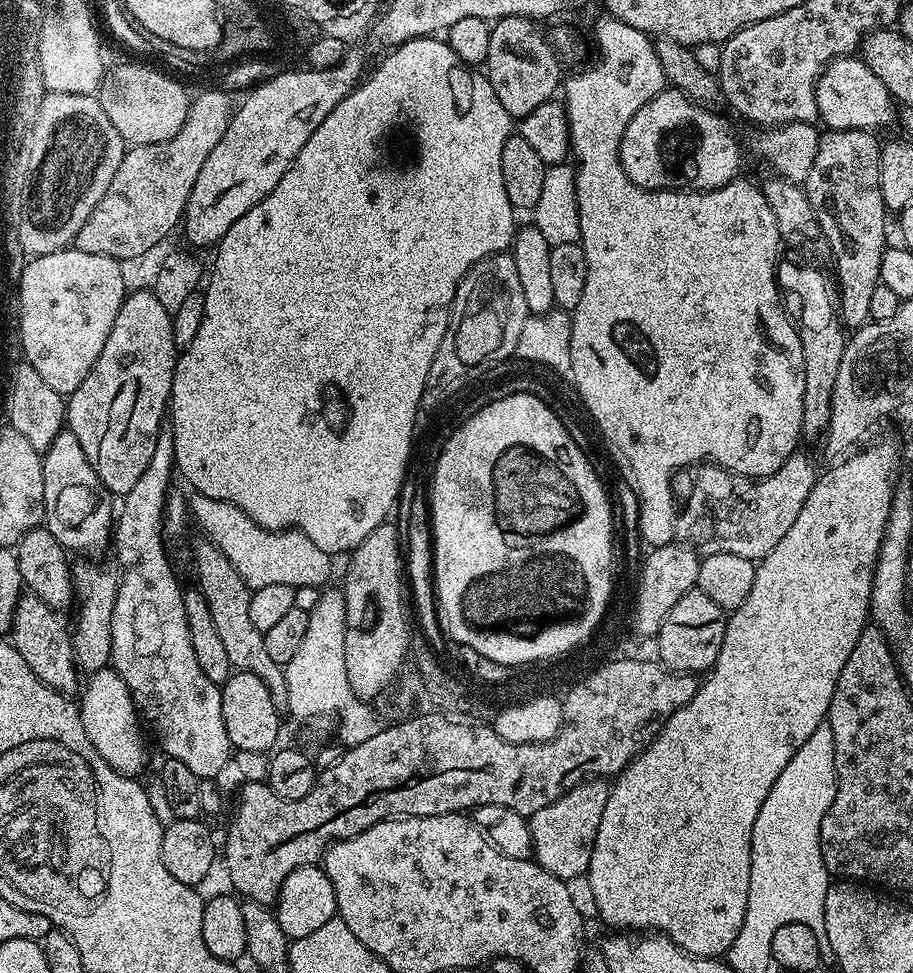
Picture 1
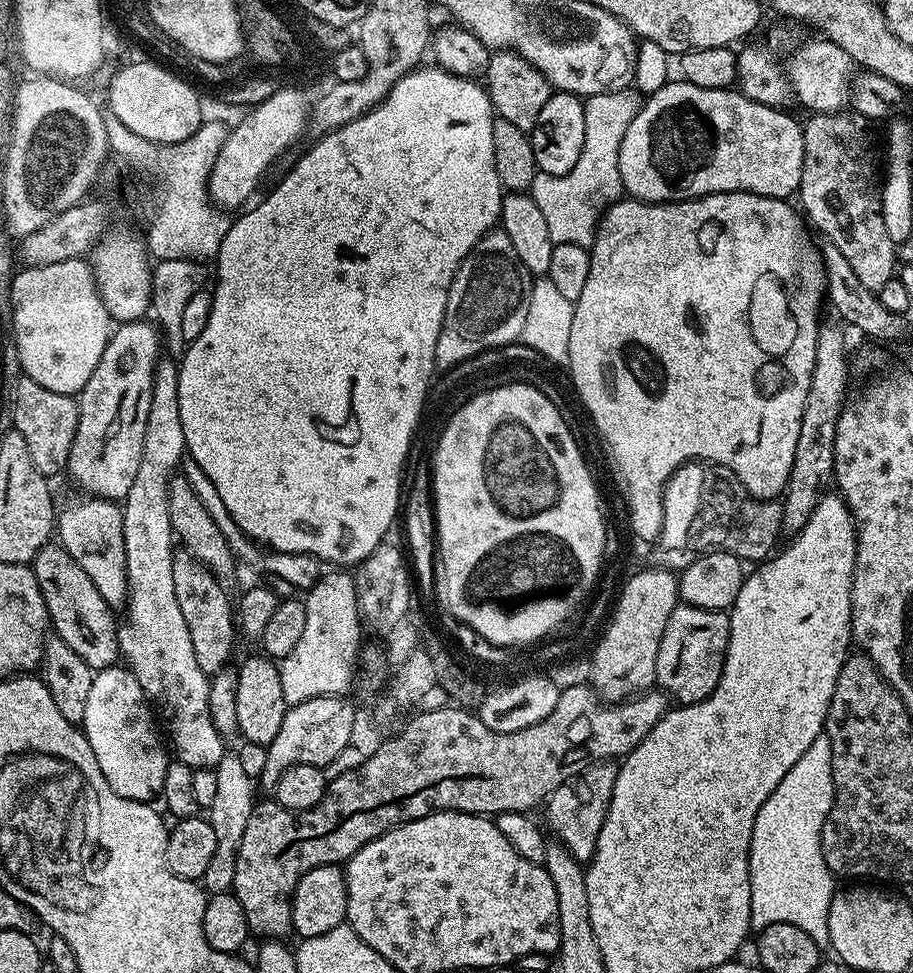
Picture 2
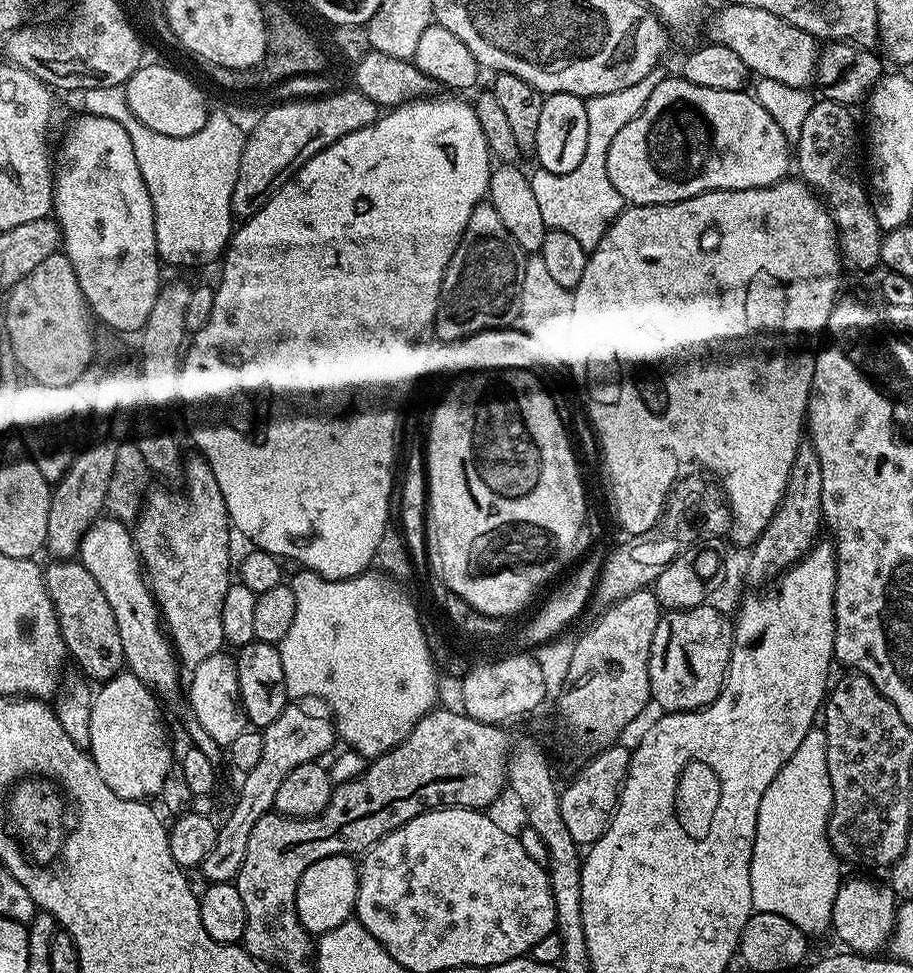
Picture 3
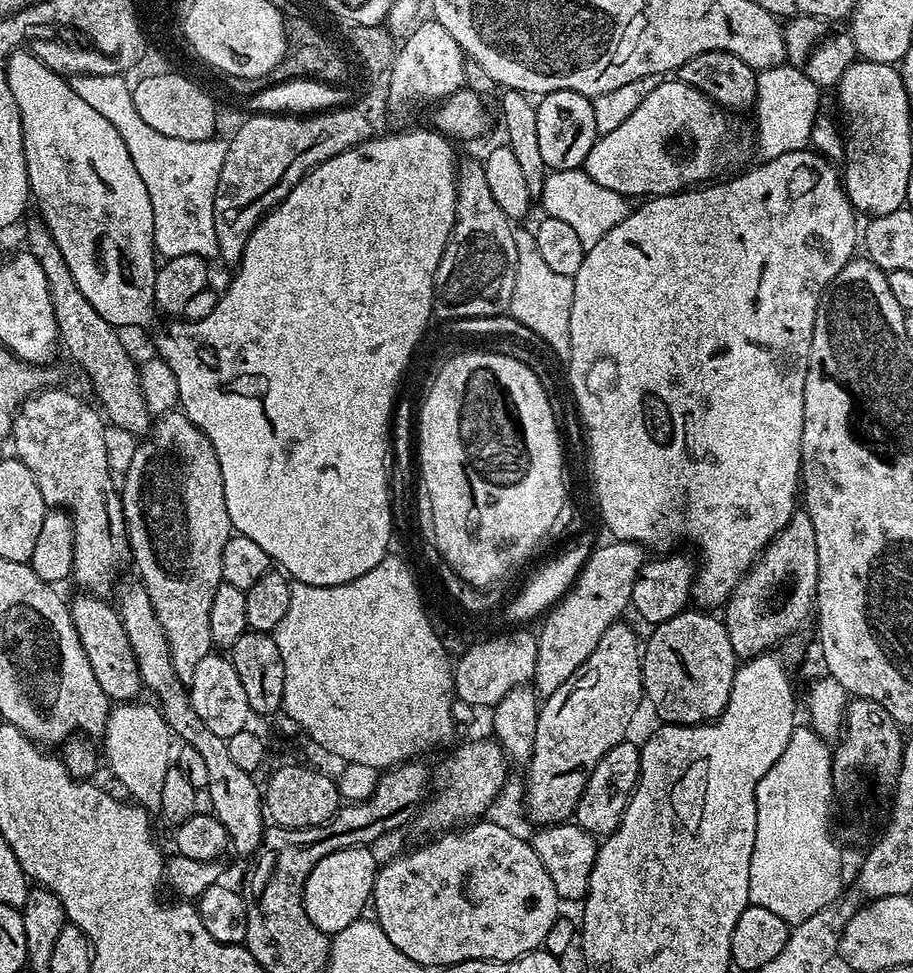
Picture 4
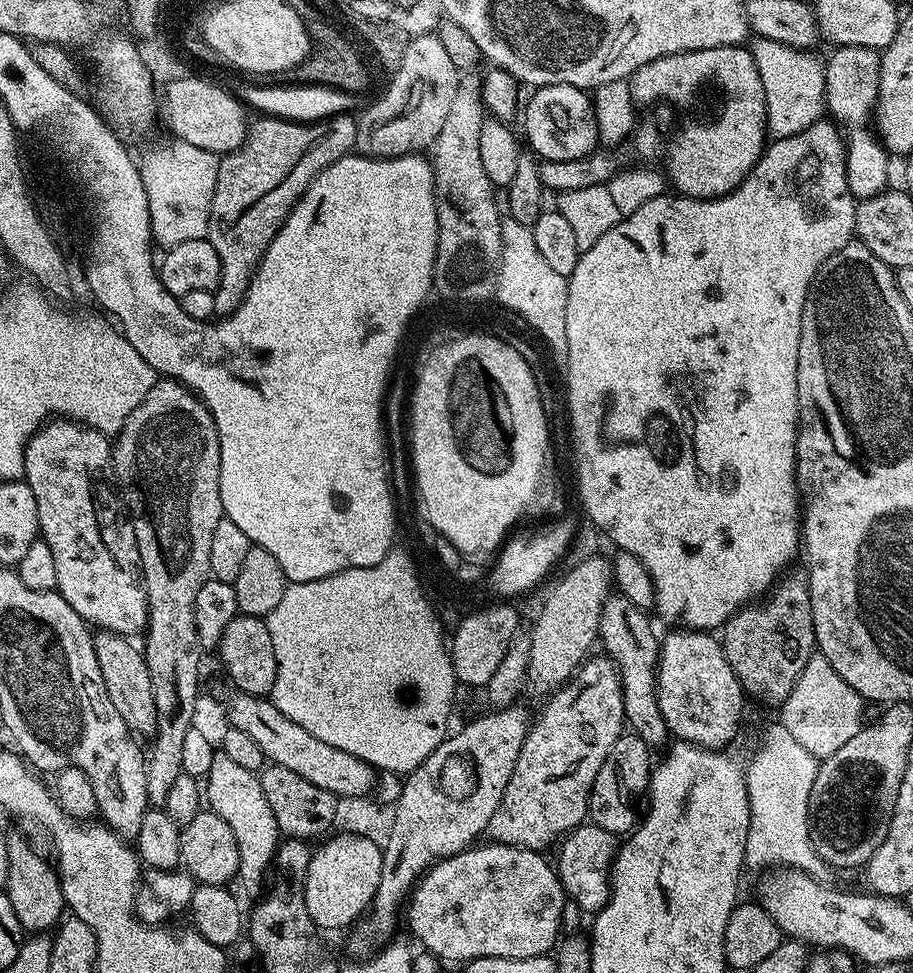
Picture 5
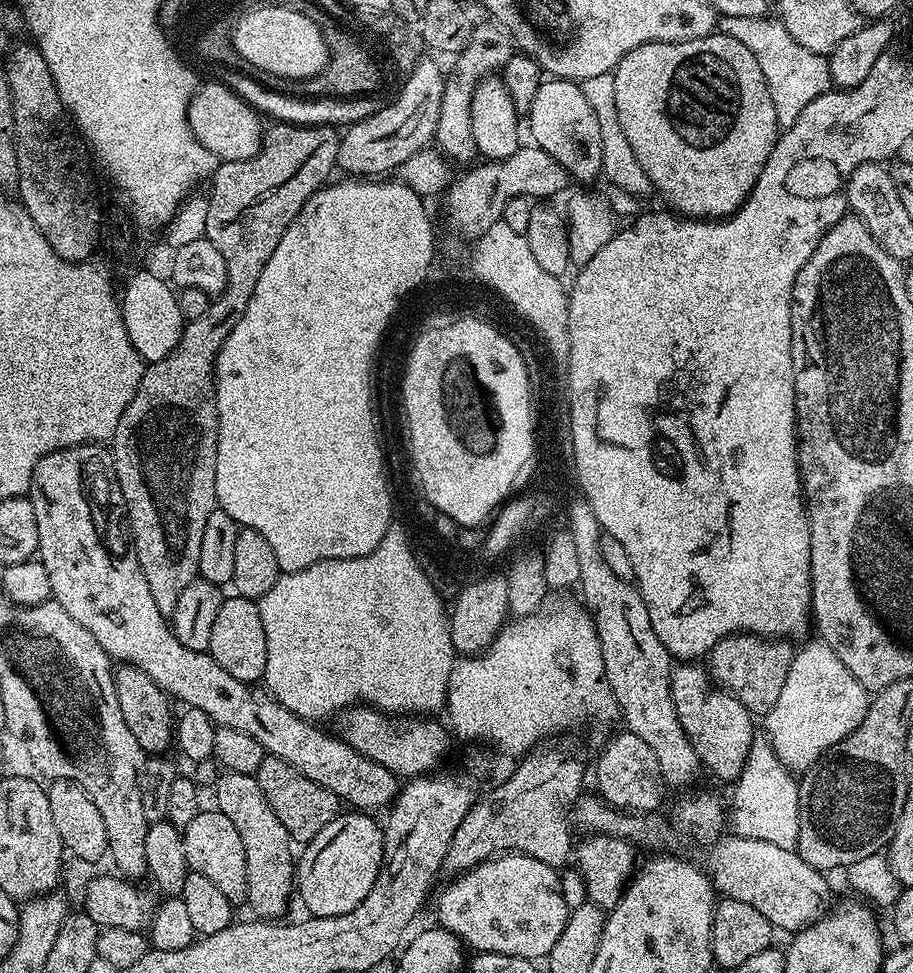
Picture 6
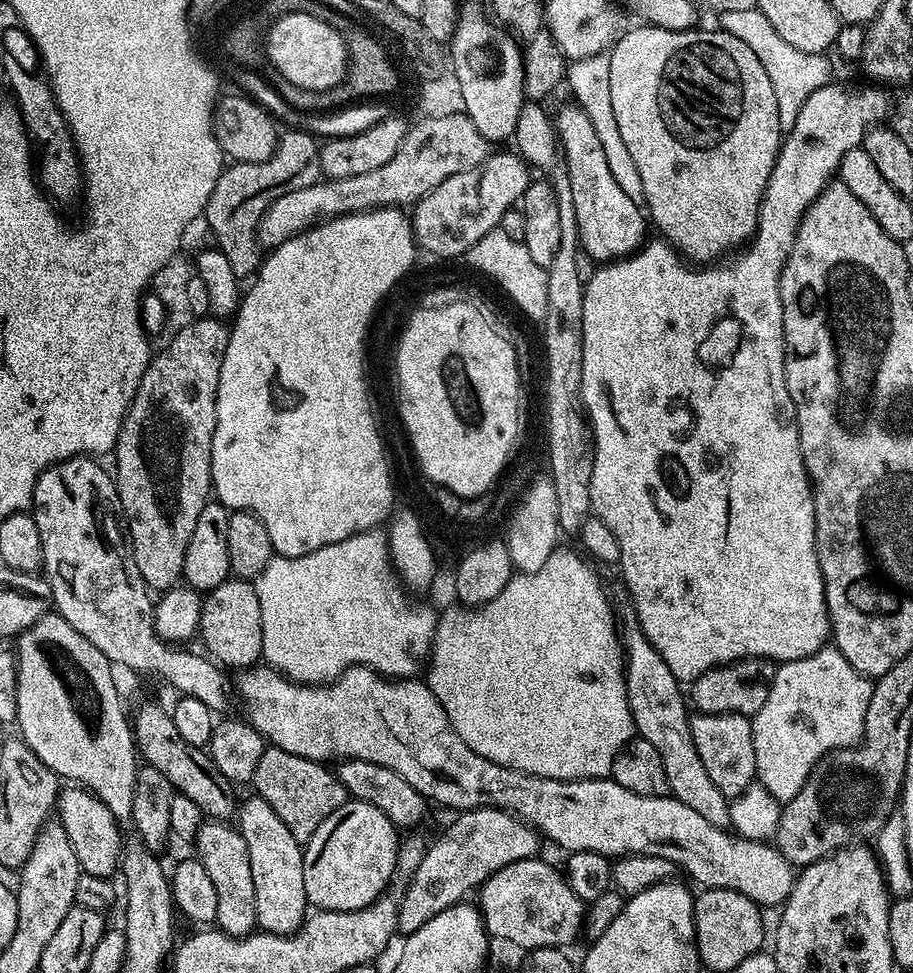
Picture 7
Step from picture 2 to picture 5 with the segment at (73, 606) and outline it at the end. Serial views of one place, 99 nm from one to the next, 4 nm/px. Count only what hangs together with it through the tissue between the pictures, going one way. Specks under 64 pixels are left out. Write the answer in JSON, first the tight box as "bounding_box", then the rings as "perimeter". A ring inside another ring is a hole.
{"bounding_box":[93,631,158,737],"perimeter":[[[97,631],[93,635],[94,654],[98,654],[98,670],[102,670],[102,682],[106,686],[106,694],[110,694],[110,702],[122,722],[137,737],[151,737],[156,731],[158,710],[154,706],[154,690],[150,682],[150,670],[139,647],[132,645],[129,637],[117,632]]]}

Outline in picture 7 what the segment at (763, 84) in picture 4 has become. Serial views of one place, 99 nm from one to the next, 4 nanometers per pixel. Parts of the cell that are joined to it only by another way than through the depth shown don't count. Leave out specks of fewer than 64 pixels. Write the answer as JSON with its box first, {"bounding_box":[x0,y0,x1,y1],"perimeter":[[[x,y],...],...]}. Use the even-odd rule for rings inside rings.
{"bounding_box":[716,6,831,134],"perimeter":[[[742,6],[738,10],[724,11],[717,15],[716,20],[719,22],[717,25],[721,31],[740,38],[746,46],[750,46],[754,54],[758,55],[758,60],[765,67],[774,89],[781,131],[786,134],[791,132],[806,98],[814,90],[820,89],[831,81],[830,64],[827,60],[829,57],[823,53],[806,54],[805,51],[795,49],[786,38],[778,34],[778,30],[775,30],[770,20],[756,6],[752,8]]]}

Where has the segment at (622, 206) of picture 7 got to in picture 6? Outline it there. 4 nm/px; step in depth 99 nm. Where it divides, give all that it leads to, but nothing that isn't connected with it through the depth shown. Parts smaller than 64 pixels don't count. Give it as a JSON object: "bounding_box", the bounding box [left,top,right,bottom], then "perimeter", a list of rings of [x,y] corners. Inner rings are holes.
{"bounding_box":[534,79,603,180],"perimeter":[[[545,79],[538,86],[534,105],[536,116],[535,147],[546,150],[554,162],[567,170],[569,177],[576,180],[592,180],[603,170],[602,135],[598,117],[586,100],[581,85],[575,80]]]}

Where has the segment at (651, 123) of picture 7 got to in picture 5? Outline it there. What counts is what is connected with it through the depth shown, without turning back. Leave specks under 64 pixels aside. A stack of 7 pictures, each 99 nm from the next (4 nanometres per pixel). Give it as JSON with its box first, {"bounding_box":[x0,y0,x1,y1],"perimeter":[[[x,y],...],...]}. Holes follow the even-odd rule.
{"bounding_box":[630,46,767,200],"perimeter":[[[737,46],[735,48],[711,48],[710,50],[690,50],[682,54],[670,54],[666,58],[658,58],[654,62],[646,62],[646,66],[642,66],[630,78],[632,98],[637,105],[656,104],[661,100],[664,104],[673,104],[678,111],[684,112],[684,125],[676,132],[676,137],[672,141],[667,141],[666,152],[668,148],[668,157],[665,158],[664,164],[667,179],[670,181],[671,187],[675,189],[679,195],[693,196],[699,200],[713,200],[719,196],[730,194],[738,187],[739,184],[752,173],[752,167],[760,161],[760,157],[764,154],[766,147],[766,129],[767,112],[766,112],[766,94],[763,93],[762,78],[759,77],[758,66],[755,64],[751,51],[747,47]]]}

